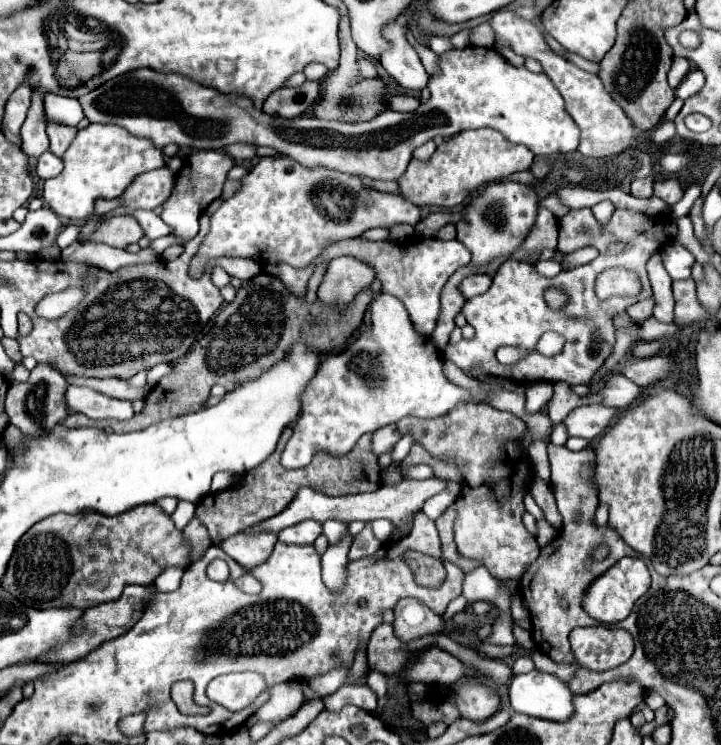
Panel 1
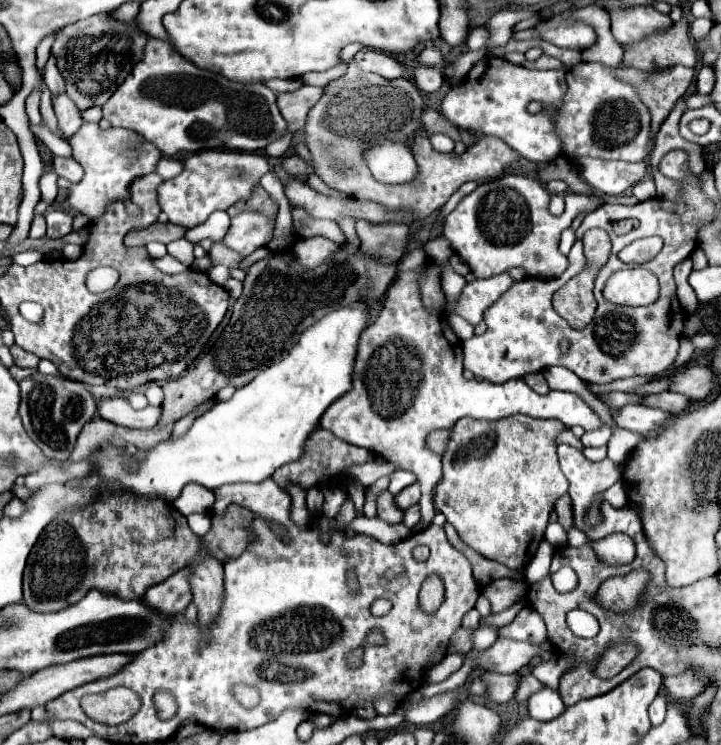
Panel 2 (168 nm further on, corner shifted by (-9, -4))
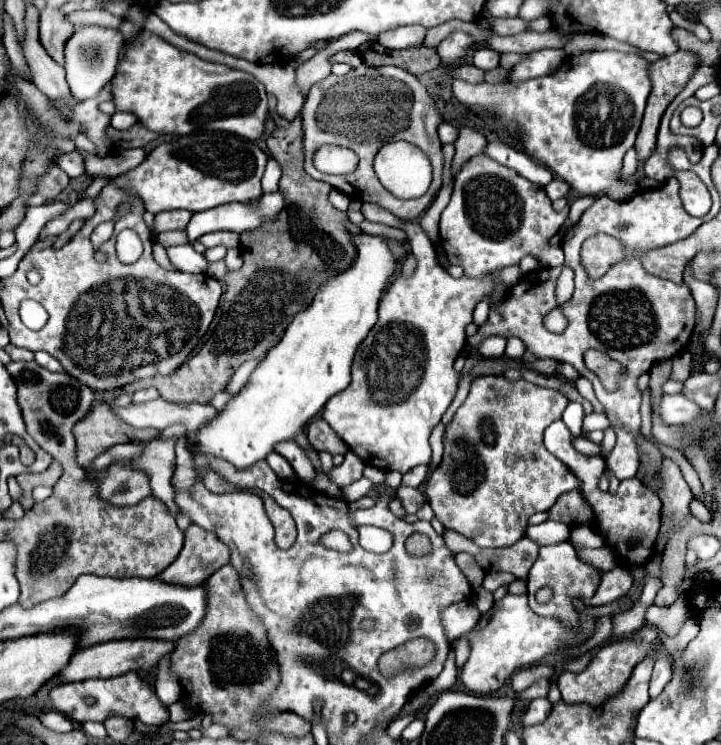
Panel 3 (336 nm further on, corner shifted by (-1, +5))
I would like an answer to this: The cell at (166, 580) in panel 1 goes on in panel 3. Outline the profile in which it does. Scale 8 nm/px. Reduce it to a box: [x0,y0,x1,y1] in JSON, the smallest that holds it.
[155,654,179,706]

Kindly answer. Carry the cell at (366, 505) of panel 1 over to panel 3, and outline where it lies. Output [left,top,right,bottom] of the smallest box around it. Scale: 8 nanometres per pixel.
[403,466,427,486]

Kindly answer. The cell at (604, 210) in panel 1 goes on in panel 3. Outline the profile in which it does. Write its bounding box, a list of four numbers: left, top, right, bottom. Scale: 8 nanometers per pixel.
[621,148,638,178]

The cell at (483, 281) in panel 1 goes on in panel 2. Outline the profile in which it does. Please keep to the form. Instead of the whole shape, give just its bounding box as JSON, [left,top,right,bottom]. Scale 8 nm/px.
[319,267,601,533]

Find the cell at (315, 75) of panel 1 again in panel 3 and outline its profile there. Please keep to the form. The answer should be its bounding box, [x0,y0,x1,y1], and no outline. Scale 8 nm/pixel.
[331,50,361,68]

